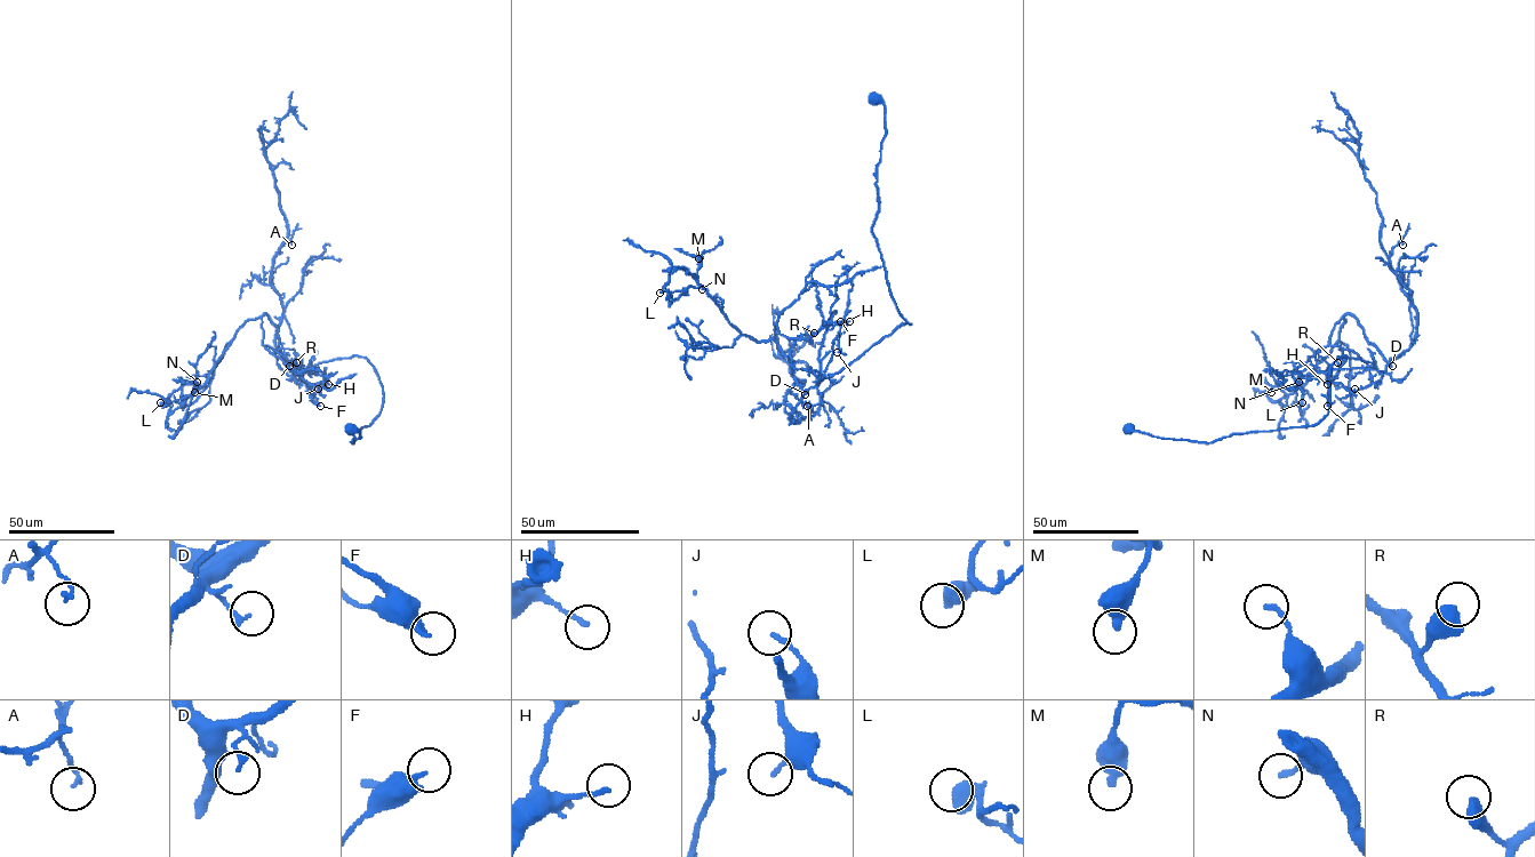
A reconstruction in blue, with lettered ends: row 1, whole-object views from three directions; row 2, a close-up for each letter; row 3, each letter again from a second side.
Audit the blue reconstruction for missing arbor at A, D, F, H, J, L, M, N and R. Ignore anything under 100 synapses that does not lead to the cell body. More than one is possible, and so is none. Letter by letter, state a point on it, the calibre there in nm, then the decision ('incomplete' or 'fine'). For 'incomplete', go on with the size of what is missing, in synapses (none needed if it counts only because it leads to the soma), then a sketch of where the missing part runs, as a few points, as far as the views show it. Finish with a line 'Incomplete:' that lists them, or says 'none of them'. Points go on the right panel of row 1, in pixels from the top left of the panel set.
A: at (1402, 245); 140 nm thick; fine
D: at (1392, 366); 140 nm thick; fine
F: at (1327, 406); 280 nm thick; fine
H: at (1327, 384); 140 nm thick; fine
J: at (1354, 389); 150 nm thick; fine
L: at (1302, 402); 440 nm thick; fine
M: at (1271, 392); 440 nm thick; fine
N: at (1298, 382); 160 nm thick; fine
R: at (1337, 362); 500 nm thick; fine
Incomplete: none of them

